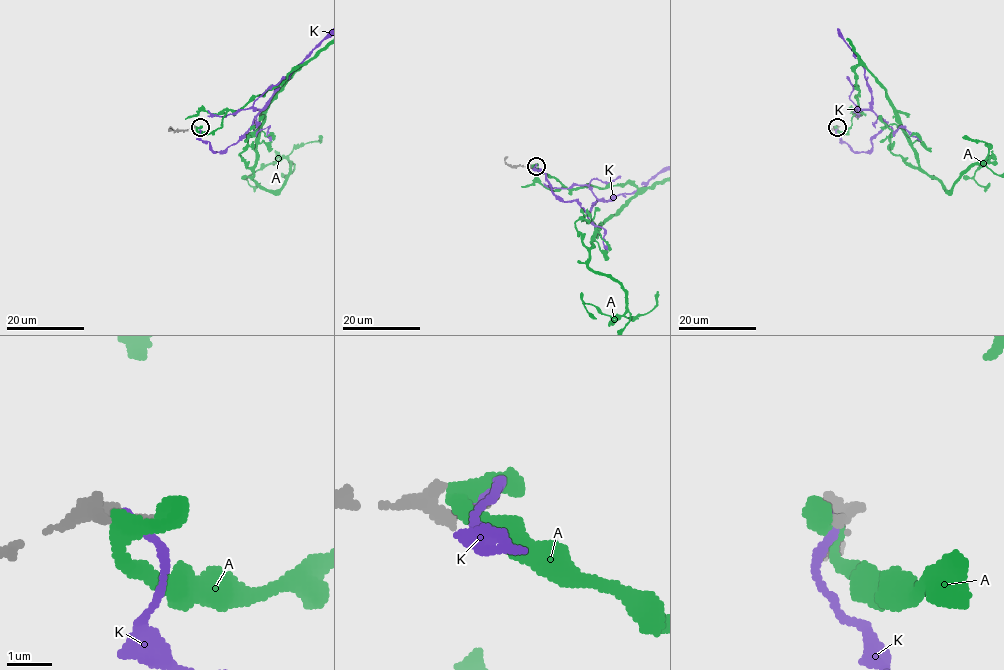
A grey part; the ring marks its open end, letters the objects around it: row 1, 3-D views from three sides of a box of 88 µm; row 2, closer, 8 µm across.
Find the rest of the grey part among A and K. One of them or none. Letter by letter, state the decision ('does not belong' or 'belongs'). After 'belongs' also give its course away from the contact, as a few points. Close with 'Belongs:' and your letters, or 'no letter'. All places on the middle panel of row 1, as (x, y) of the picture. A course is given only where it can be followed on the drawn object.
A: does not belong
K: does not belong
Belongs: no letter

